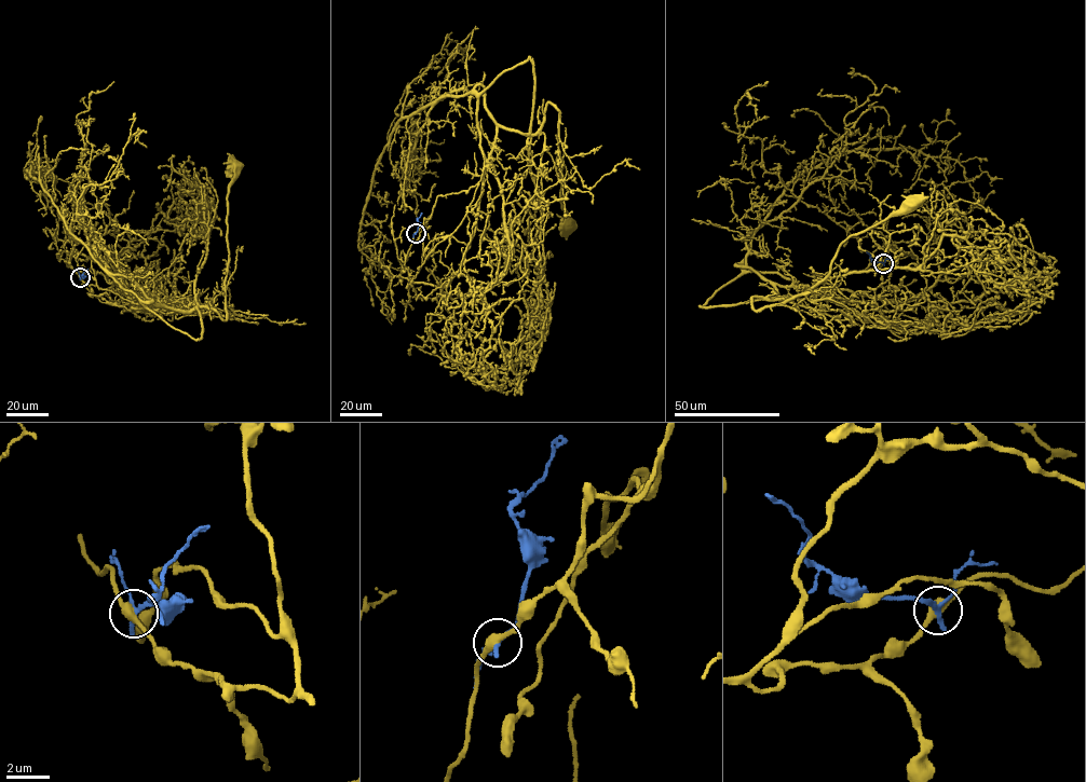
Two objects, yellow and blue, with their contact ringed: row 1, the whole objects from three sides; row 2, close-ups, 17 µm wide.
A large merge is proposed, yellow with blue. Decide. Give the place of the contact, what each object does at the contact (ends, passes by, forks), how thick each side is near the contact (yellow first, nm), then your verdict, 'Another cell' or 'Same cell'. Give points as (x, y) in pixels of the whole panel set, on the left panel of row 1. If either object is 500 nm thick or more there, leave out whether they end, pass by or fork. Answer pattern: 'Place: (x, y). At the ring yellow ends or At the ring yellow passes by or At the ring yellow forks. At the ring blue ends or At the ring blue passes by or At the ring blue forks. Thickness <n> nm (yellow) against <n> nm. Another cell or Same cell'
Place: (80, 277). At the ring yellow passes by. At the ring blue passes by. Thickness 360 nm (yellow) against 200 nm. Another cell

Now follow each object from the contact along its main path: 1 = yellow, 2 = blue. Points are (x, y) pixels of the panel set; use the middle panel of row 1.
1: (416, 233), (438, 195), (480, 179), (499, 127), (534, 134), (548, 103), (559, 113), (560, 202), (570, 224)
2: (416, 233), (421, 213)

